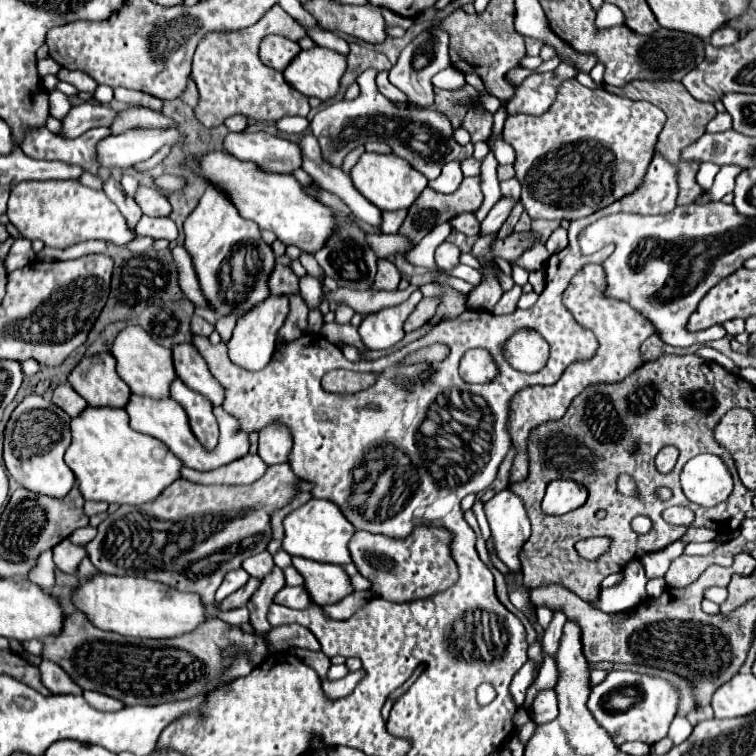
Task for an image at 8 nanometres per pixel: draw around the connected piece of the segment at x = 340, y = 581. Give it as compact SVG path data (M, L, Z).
M293 558L293 566L305 578L305 588L319 606L335 604L355 590L349 574L337 564L317 564L313 560Z

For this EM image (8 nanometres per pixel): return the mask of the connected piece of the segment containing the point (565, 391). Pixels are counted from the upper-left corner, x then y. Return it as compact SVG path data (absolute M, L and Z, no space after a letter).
M587 264L583 266L569 282L569 286L563 292L563 304L565 308L573 314L573 318L593 330L593 334L599 340L599 350L597 356L589 362L573 364L567 368L561 376L559 382L553 386L529 386L519 390L509 404L509 422L507 430L511 436L511 444L515 448L515 458L509 470L509 486L525 480L529 476L529 454L527 454L527 440L531 430L535 430L541 424L547 424L551 420L561 420L573 402L577 394L581 394L587 386L591 384L613 384L621 382L629 374L633 374L637 368L643 366L641 360L641 344L643 344L643 318L639 312L635 312L629 304L621 300L611 300L603 296L603 286L605 286L605 274L599 264Z

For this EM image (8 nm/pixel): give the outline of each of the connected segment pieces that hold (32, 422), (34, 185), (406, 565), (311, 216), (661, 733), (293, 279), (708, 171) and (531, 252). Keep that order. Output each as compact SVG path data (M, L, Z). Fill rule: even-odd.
M31 394L11 414L5 428L5 450L3 460L13 480L37 494L51 498L65 498L75 484L75 474L65 464L63 454L71 444L71 418L51 400Z
M25 180L13 186L7 208L9 222L27 240L43 240L51 248L69 248L87 240L105 240L117 246L125 246L133 240L125 218L111 204L111 200L97 190L83 186L79 180Z
M417 526L409 538L399 540L359 530L349 542L349 552L359 574L373 582L373 594L389 602L411 602L447 590L459 578L451 556L451 540L453 534L443 526Z
M211 152L203 156L195 168L199 168L209 182L217 184L229 194L241 216L257 222L261 230L271 230L283 244L295 244L301 248L301 252L315 254L337 232L339 224L335 212L317 198L309 196L295 176L259 172L259 168L253 168L253 164L239 162L227 152Z
M613 670L601 684L591 686L587 708L617 746L633 740L641 740L651 746L667 736L669 724L677 712L677 702L679 694L667 680Z
M275 264L271 276L269 276L269 290L273 294L285 294L291 296L299 290L299 278L293 274L293 270L289 266L281 266Z
M701 164L699 170L697 170L697 184L705 190L705 188L711 188L713 184L713 178L715 174L719 172L719 166L715 164Z
M535 244L535 247L523 252L517 260L513 260L511 264L519 266L519 268L525 268L527 272L533 272L533 270L545 270L545 264L549 260L549 252L542 244Z

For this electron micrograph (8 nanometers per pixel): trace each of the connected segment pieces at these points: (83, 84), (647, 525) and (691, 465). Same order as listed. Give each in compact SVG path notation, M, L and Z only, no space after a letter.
M61 68L61 70L57 72L57 78L63 80L63 82L73 84L79 92L89 92L89 94L93 94L95 88L97 88L97 82L95 82L89 74L81 72L81 70L67 70L67 68Z
M641 515L631 521L631 527L636 533L642 535L649 532L652 528L652 522L648 517Z
M699 454L691 458L681 472L685 496L699 506L715 506L733 492L733 478L717 454Z

